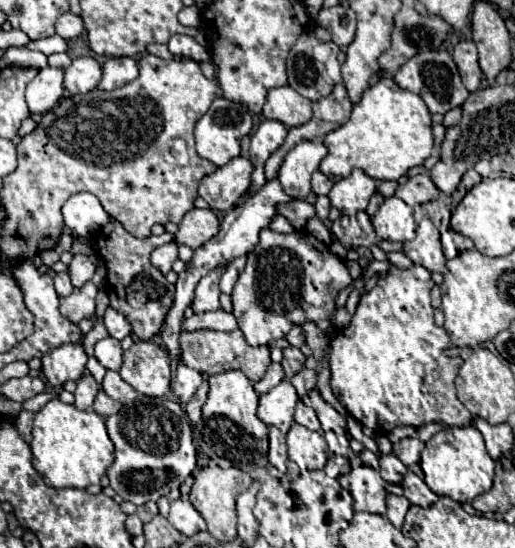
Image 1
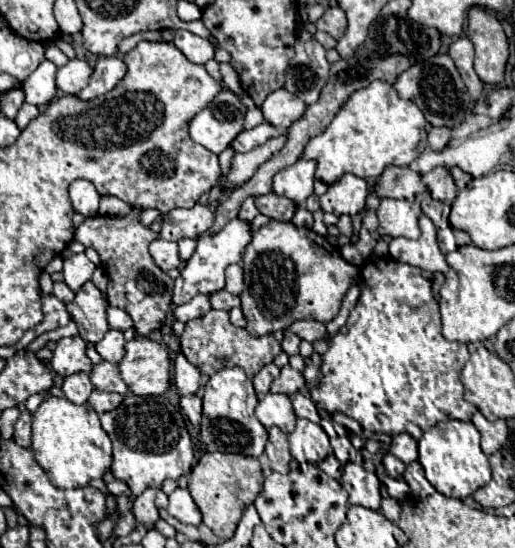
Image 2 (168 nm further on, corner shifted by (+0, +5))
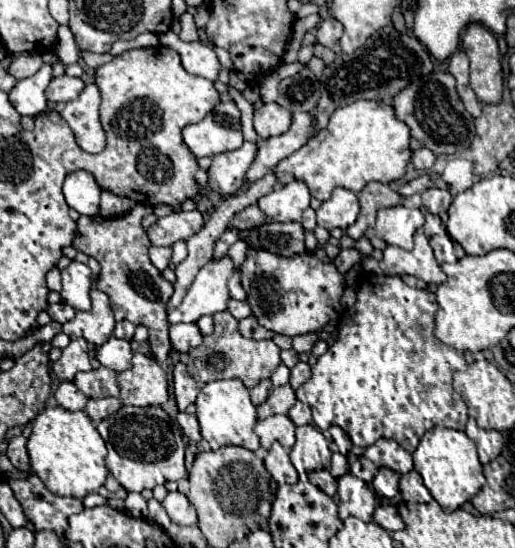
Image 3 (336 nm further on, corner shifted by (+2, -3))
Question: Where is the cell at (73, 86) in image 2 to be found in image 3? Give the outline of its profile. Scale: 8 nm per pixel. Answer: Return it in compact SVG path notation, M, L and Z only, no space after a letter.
M64 74L50 80L46 88L46 98L50 102L70 102L76 96L80 96L82 90L84 90L84 82L80 78L72 78Z

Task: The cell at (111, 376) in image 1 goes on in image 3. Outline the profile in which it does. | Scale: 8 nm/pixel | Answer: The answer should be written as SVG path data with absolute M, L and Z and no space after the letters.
M96 368L90 372L78 372L74 378L78 390L82 390L88 398L102 398L102 396L118 396L116 372L110 368Z

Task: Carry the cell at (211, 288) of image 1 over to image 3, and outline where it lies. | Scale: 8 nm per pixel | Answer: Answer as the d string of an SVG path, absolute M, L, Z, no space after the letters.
M174 324L170 326L170 344L172 344L172 350L186 356L190 348L196 348L202 344L202 334L196 328L196 324Z

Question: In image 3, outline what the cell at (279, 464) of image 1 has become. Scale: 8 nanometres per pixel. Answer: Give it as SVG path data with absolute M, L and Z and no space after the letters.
M278 442L272 444L264 464L266 464L266 470L272 474L272 478L278 484L296 484L298 482L298 472L290 462L288 450L284 450Z

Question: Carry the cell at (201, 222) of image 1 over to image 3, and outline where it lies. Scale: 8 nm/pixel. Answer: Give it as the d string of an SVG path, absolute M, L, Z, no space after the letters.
M198 210L192 212L172 212L164 218L158 218L156 224L152 224L146 232L154 246L172 246L178 240L188 240L192 234L196 234L202 228L204 220Z

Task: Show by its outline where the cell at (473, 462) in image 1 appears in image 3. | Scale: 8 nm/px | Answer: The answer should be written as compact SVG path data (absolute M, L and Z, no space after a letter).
M450 428L428 430L420 438L420 444L412 456L414 456L414 470L420 472L424 486L428 488L428 492L432 492L432 498L448 512L458 510L486 482L474 442L460 430L450 430Z

